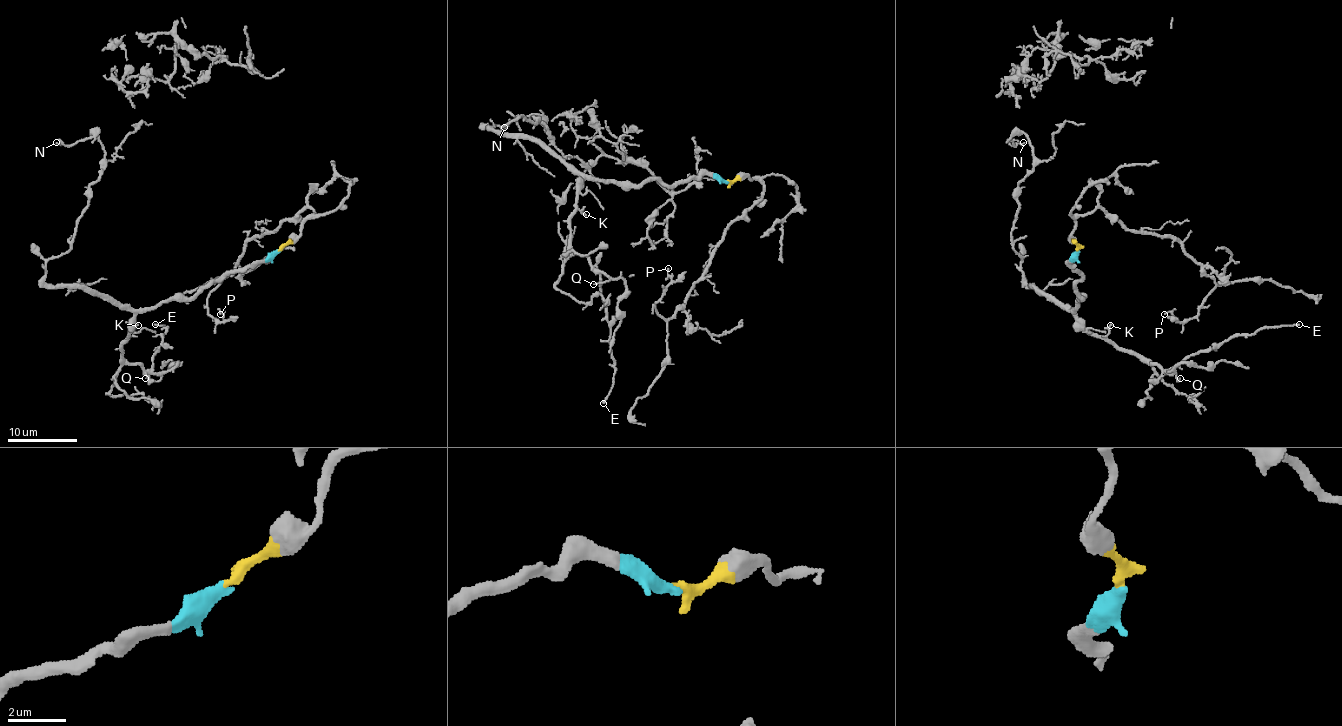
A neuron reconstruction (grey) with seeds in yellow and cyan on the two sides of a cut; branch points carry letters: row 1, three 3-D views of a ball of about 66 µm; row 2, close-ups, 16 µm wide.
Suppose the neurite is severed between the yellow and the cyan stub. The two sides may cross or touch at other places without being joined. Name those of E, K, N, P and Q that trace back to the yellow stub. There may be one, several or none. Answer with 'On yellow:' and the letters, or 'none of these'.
On yellow: P

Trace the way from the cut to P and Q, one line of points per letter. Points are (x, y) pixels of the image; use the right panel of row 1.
P: (1078, 251), (1074, 218), (1095, 208), (1128, 229), (1173, 236), (1215, 286), (1192, 319), (1165, 314)
Q: (1078, 251), (1071, 264), (1081, 274), (1076, 286), (1081, 323), (1180, 378)

